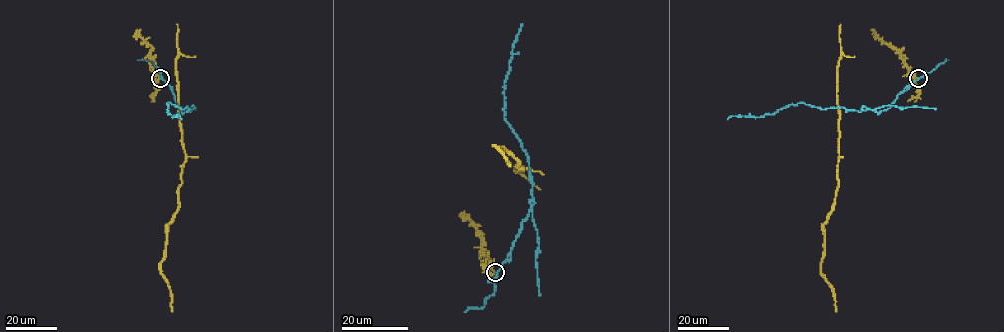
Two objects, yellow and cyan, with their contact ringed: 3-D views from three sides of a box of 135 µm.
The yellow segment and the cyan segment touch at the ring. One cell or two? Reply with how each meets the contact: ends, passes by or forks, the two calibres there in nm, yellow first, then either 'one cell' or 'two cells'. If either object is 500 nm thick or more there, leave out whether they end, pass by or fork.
yellow ends; cyan passes by; calibres 420 and 240 nm; two cells

